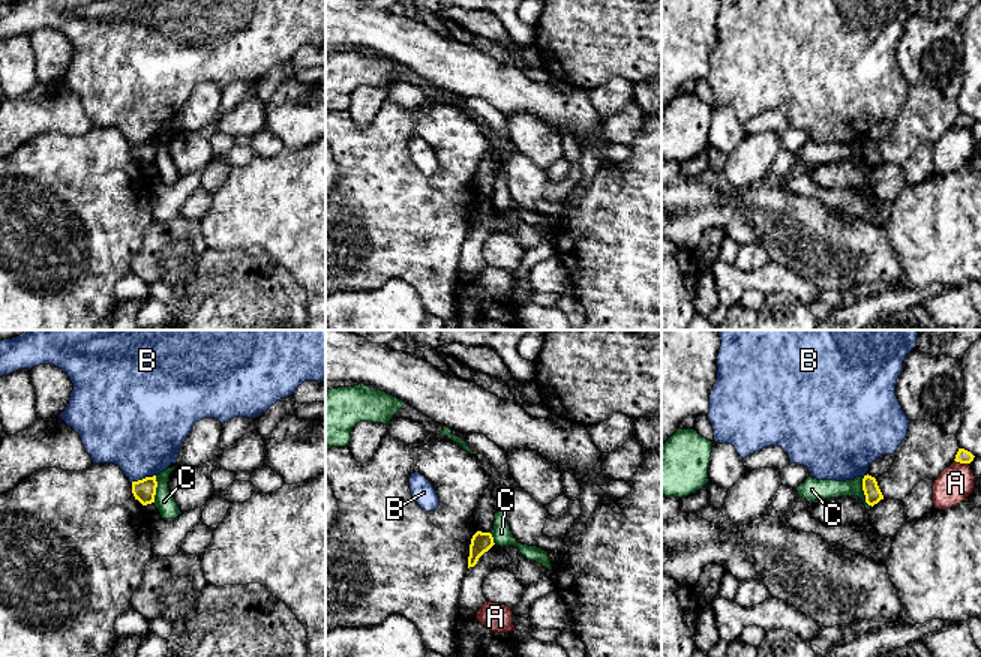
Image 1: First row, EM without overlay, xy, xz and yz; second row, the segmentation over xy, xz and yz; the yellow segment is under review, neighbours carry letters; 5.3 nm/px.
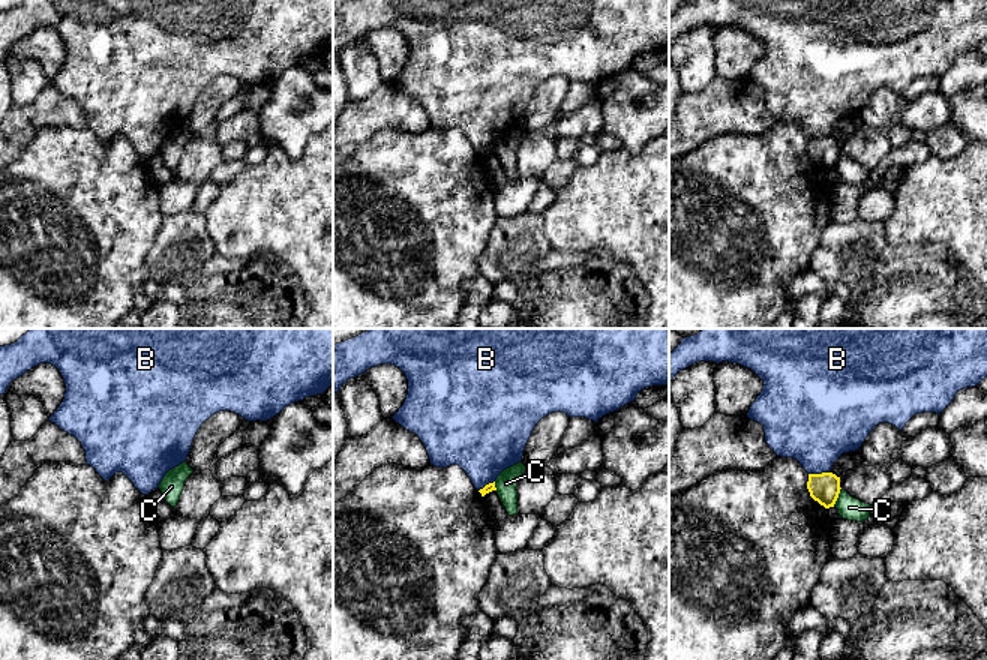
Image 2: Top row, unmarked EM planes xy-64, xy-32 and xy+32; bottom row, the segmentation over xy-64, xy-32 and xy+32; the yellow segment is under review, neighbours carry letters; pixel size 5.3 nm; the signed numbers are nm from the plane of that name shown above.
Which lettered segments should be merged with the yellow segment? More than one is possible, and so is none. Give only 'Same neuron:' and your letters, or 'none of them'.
Same neuron: none of them

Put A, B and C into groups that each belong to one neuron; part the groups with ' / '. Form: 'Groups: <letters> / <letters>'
Groups: A / B / C

